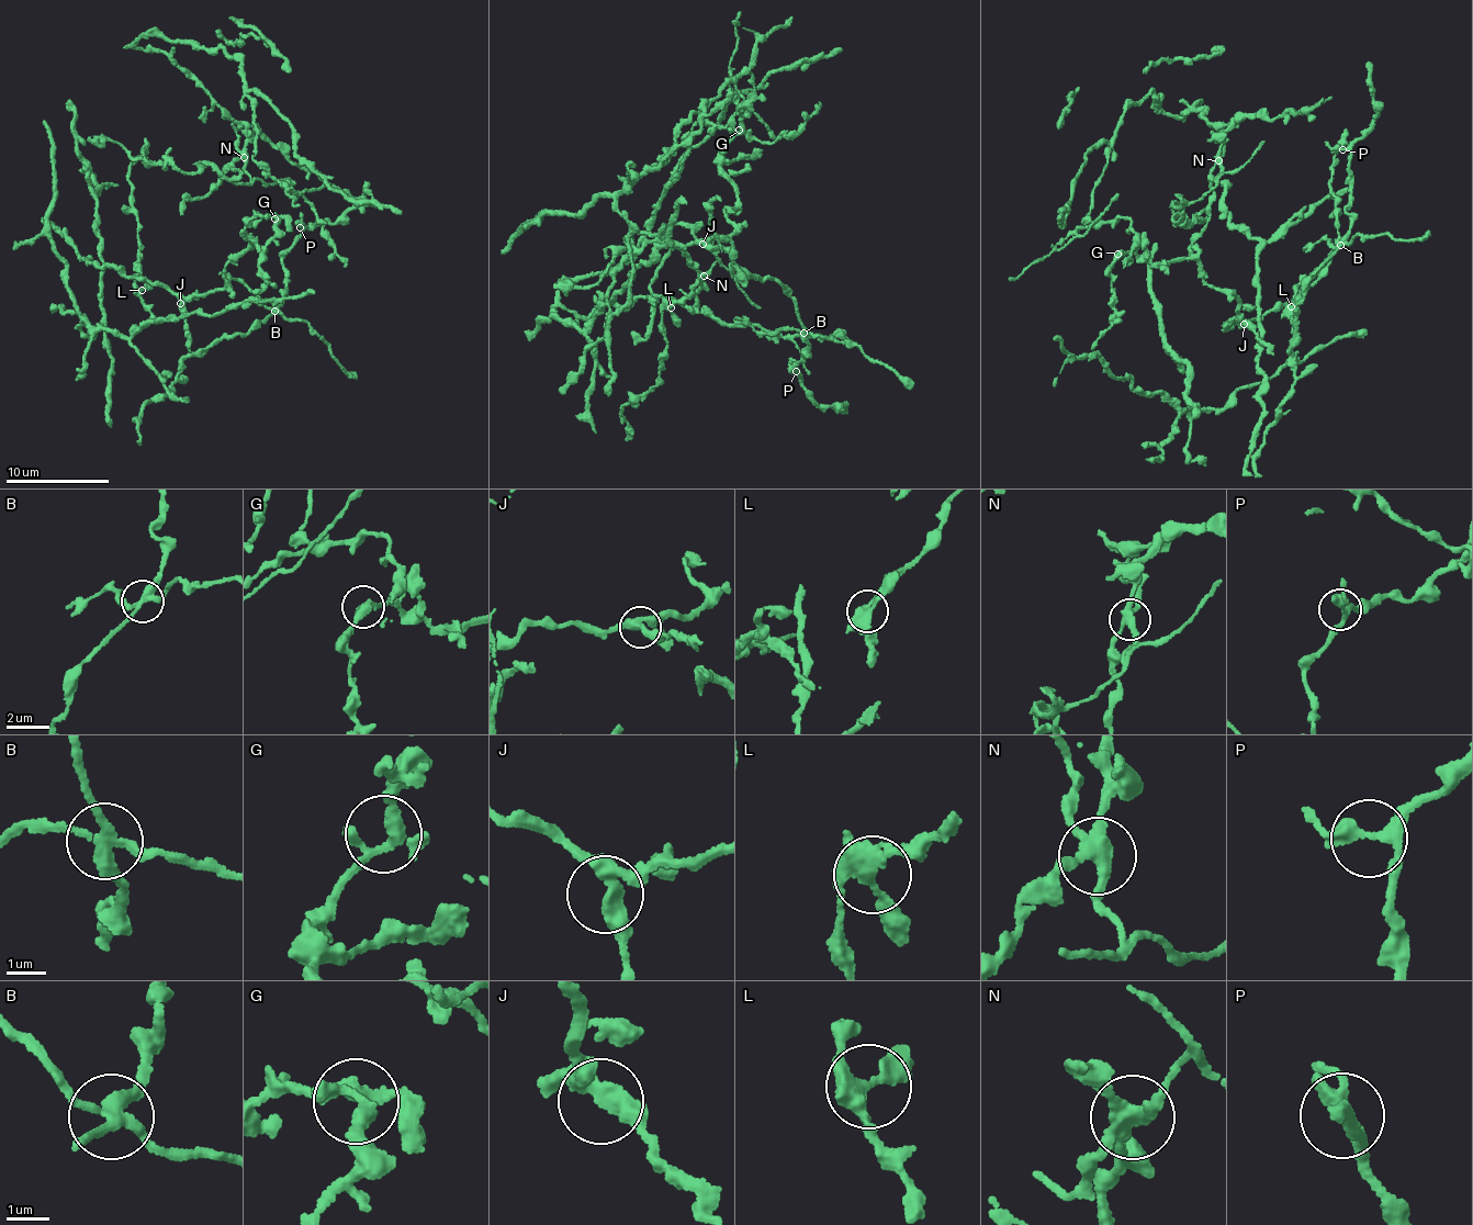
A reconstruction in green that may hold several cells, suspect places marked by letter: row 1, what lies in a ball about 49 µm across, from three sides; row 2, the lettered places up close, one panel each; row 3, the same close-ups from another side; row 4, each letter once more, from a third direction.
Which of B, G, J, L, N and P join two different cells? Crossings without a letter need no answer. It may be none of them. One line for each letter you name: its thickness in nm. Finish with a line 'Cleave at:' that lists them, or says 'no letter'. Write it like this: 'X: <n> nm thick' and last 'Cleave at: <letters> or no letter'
B: 280 nm thick
N: 320 nm thick
Cleave at: B, N

